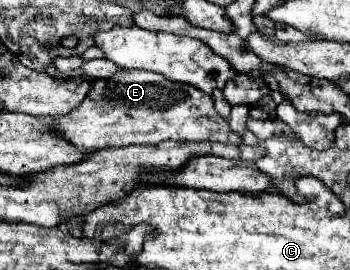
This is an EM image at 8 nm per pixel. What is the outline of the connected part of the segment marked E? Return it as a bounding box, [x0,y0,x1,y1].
[53,70,243,150]

